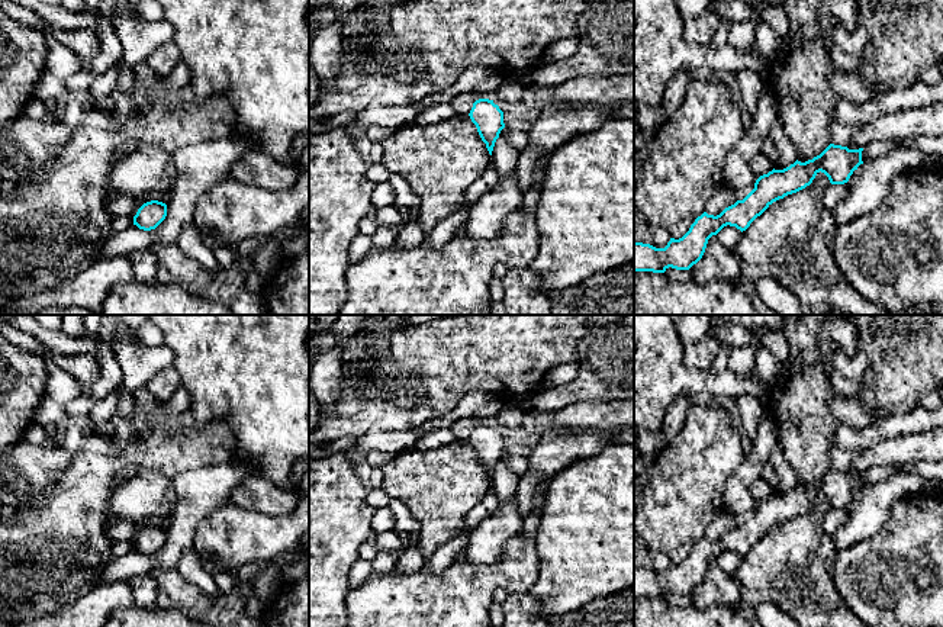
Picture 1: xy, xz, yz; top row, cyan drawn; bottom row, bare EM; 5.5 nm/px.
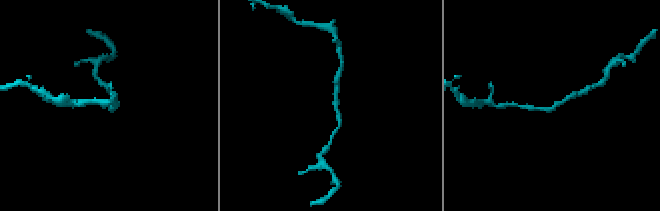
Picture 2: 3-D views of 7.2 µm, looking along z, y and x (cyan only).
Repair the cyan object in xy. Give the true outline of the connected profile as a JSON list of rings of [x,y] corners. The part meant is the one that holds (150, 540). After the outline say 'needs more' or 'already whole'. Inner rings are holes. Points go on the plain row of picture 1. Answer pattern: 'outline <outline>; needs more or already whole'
outline [[[158,525],[144,528],[133,541],[133,550],[139,554],[155,554],[167,541],[167,530]]]; already whole

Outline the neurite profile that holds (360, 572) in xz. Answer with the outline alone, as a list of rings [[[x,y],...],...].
[[[358,559],[348,573],[348,585],[350,588],[358,588],[363,585],[370,575],[373,573],[373,566],[370,560]]]

